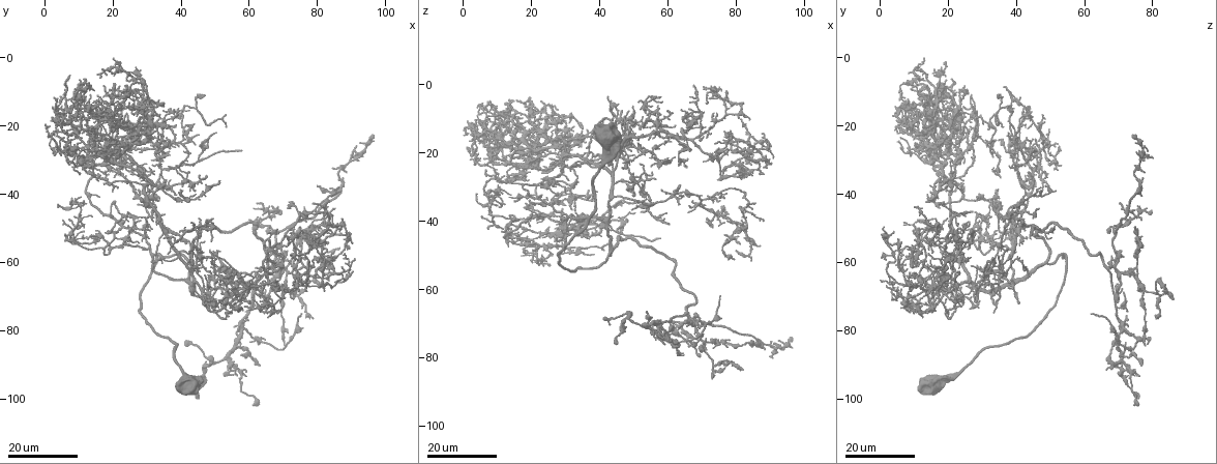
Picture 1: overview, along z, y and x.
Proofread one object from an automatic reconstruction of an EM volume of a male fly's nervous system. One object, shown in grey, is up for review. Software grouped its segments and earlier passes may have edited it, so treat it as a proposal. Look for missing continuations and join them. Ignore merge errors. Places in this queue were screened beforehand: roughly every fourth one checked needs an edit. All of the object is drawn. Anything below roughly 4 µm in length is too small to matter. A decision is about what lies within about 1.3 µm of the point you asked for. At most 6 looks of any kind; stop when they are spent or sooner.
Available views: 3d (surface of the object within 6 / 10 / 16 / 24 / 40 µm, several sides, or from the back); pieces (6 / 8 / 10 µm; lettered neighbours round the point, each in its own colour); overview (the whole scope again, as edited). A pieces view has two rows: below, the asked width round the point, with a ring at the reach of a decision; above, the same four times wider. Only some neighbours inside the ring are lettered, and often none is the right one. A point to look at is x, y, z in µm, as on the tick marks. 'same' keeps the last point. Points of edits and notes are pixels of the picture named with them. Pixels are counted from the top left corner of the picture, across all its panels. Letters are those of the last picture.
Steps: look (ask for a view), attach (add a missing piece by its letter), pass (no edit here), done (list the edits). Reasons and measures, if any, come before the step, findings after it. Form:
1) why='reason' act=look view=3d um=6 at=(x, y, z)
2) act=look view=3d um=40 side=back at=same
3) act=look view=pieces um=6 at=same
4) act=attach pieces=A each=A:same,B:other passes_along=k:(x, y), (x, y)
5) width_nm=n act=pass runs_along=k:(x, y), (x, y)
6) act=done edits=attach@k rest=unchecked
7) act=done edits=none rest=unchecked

why='branch stops here' act=look view=3d um=24 at=(67.0, 67.5, 5.0)

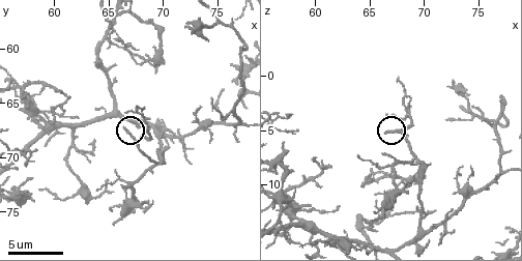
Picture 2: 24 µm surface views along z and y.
act=look view=pieces um=10 at=(66.4, 67.2, 5.0)

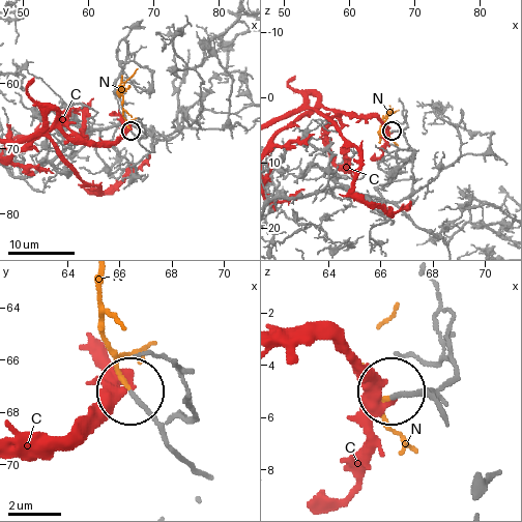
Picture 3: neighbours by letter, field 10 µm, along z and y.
width_nm=160 act=attach pieces=N each=C:other,N:same passes_along=3:(144, 148), (122, 113), (121, 85), (137, 68) found='it goes on there'

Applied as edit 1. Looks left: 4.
act=look view=overview

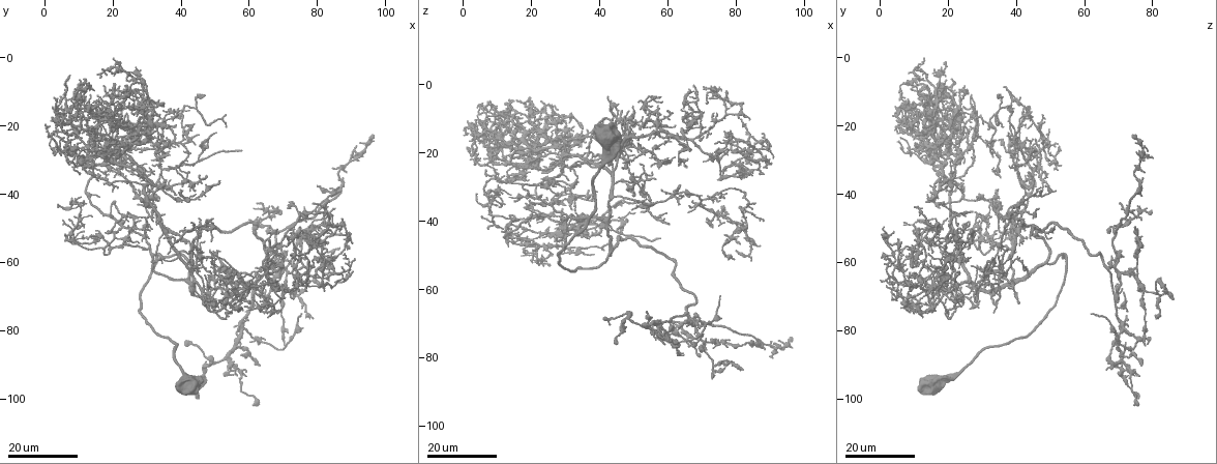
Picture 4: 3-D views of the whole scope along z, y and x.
why='branch stops here' act=look view=3d um=24 at=(20.5, 38.0, 45.0)

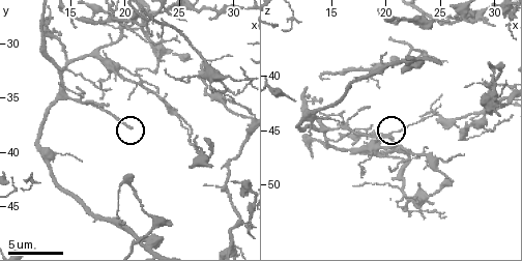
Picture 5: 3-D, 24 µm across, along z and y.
act=look view=pieces um=8 at=(20.4, 37.8, 45.6)

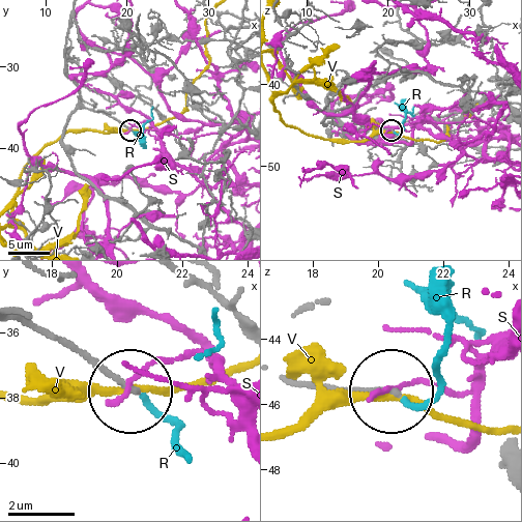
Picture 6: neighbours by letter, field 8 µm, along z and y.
act=attach pieces=R each=R:same,S:other,V:other passes_along=6:(52, 334), (138, 387), (174, 423), (182, 454) found='the neuron continues'

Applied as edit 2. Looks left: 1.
act=done edits=attach@3,attach@6 rest=unchecked

